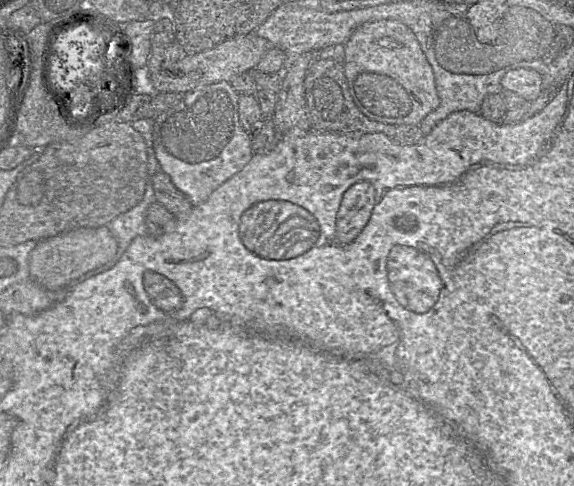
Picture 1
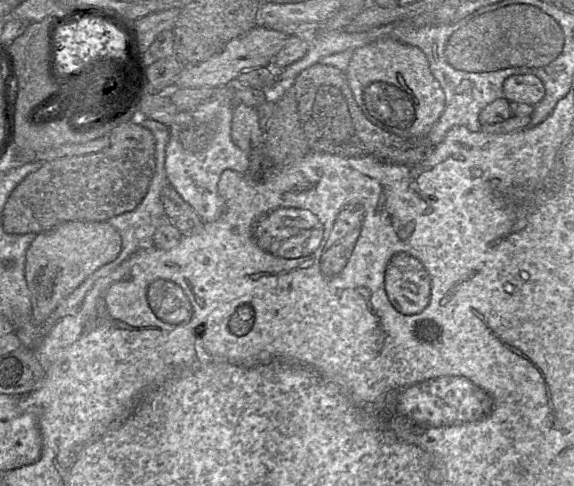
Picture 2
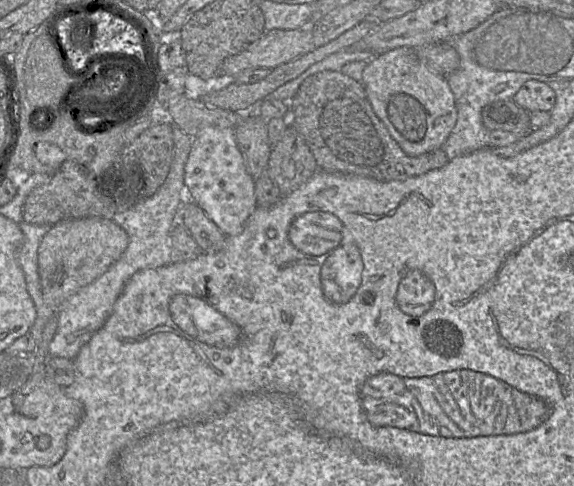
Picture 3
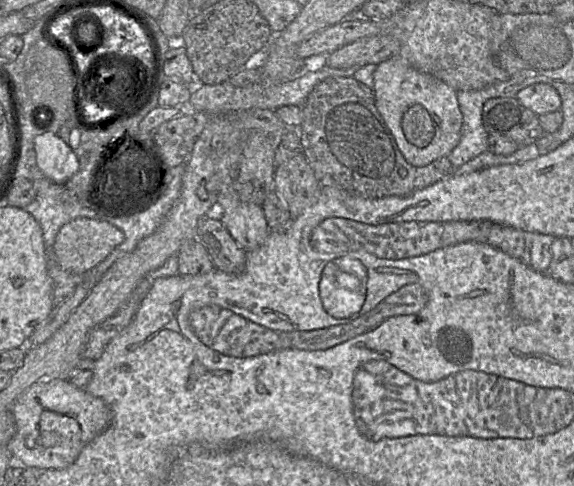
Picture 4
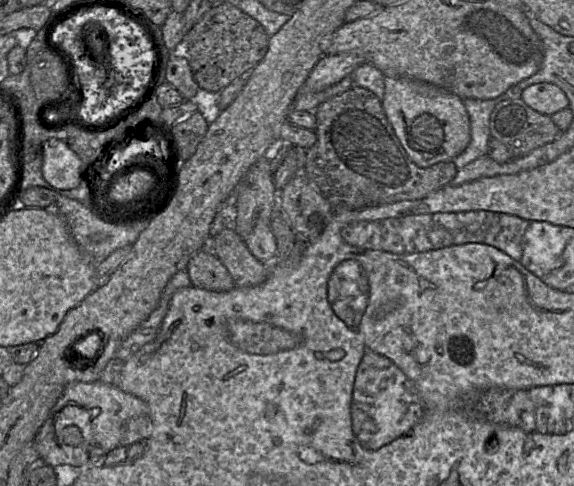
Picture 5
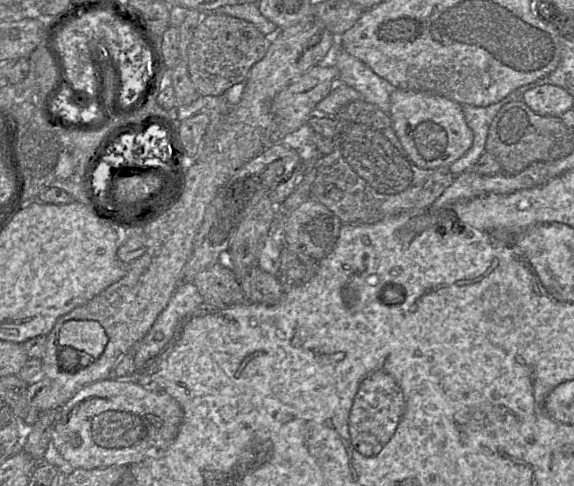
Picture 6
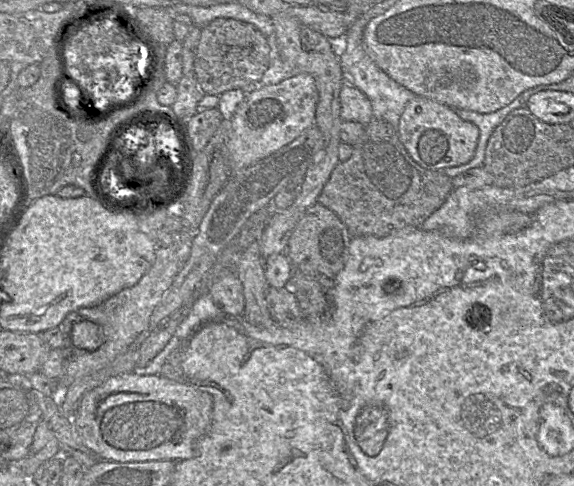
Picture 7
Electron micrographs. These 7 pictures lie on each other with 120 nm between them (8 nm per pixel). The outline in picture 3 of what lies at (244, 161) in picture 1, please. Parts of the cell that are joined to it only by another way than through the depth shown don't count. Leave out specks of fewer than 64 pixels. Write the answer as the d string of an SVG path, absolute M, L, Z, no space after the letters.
M205 127L194 138L184 174L185 194L195 202L226 236L240 234L258 206L255 197L254 178L247 172L235 138L235 128Z

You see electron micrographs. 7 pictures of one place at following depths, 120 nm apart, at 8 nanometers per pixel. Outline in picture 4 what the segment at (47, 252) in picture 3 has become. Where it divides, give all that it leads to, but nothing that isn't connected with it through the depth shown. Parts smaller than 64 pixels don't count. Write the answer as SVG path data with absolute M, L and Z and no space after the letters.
M78 217L60 228L53 250L63 270L71 274L83 275L106 259L123 241L124 233L111 223Z

